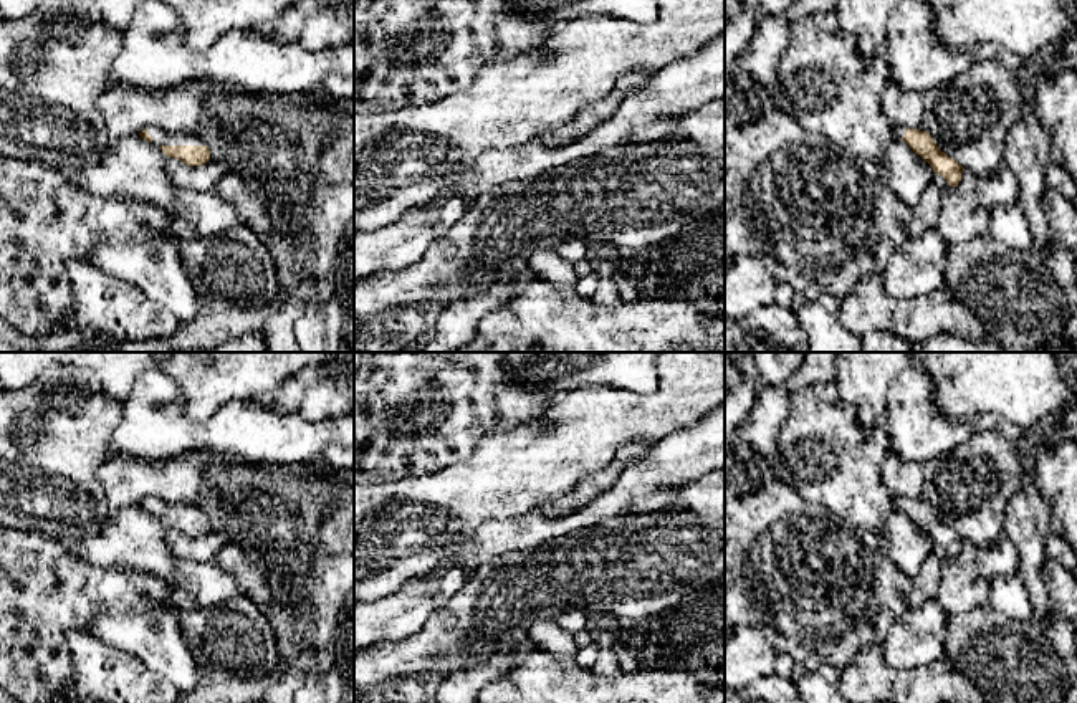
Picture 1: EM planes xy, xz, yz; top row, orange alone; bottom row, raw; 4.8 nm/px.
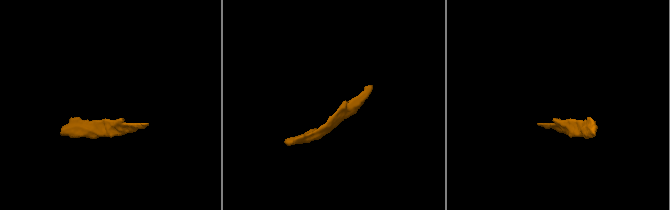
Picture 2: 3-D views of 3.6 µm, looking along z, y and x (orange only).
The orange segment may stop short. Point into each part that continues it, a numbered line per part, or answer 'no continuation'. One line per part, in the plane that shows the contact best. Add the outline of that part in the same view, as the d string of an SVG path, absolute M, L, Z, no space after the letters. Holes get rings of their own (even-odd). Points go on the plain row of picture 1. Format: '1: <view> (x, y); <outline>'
1: xy (159, 506); M147 496L147 505L152 508L154 516L205 516L194 501L165 501L157 496Z

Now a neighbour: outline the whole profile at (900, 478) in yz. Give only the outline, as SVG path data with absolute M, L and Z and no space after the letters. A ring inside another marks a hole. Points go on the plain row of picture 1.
M888 452L882 460L880 475L890 496L923 500L923 473L920 465L902 461L895 453Z

